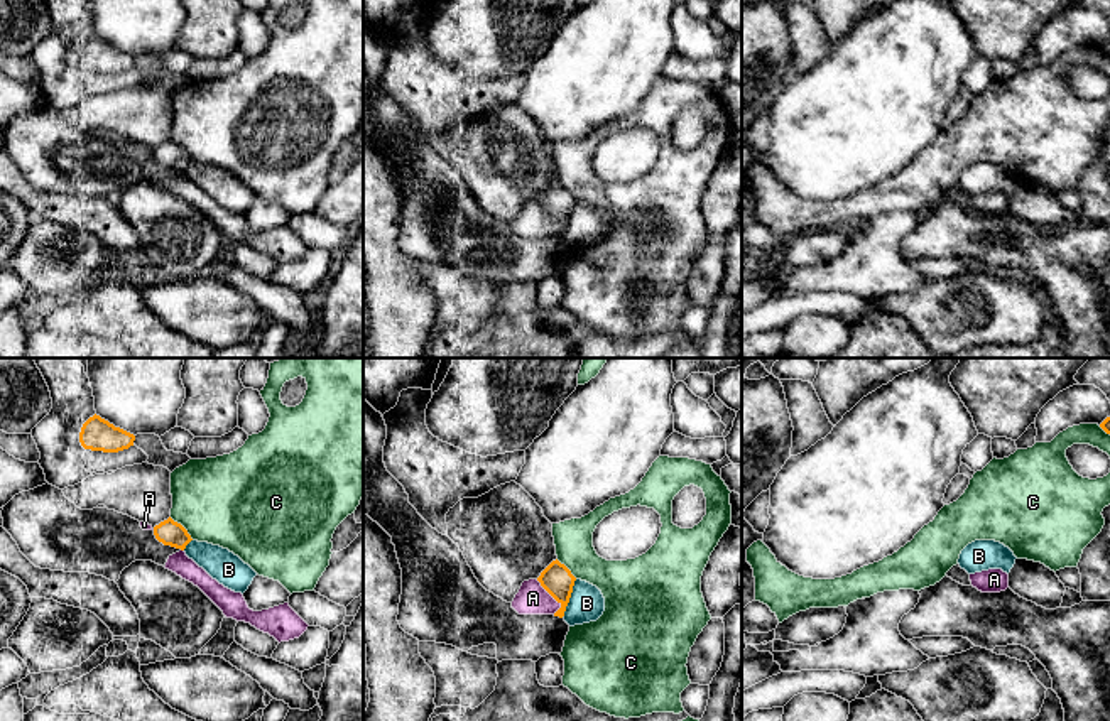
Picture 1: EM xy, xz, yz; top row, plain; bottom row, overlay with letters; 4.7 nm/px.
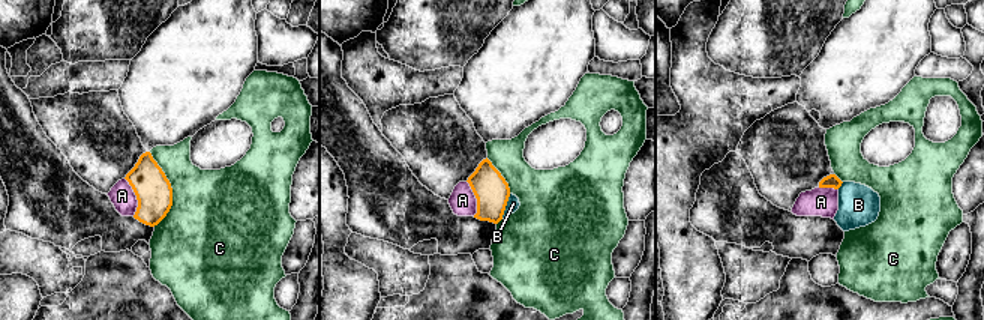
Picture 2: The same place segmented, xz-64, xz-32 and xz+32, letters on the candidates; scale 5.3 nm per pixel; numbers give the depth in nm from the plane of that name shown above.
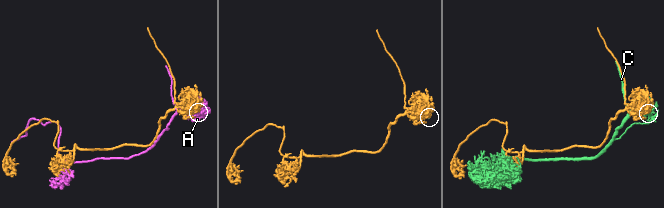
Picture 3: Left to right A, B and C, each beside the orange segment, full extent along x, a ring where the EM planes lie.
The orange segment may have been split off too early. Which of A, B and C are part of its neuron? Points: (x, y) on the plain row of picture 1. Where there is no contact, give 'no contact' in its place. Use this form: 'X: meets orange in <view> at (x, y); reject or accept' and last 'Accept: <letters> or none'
A: meets orange in xz at (551, 216); reject
B: meets orange in xz at (570, 218); reject
C: meets orange in xy at (183, 149); reject
Accept: none

